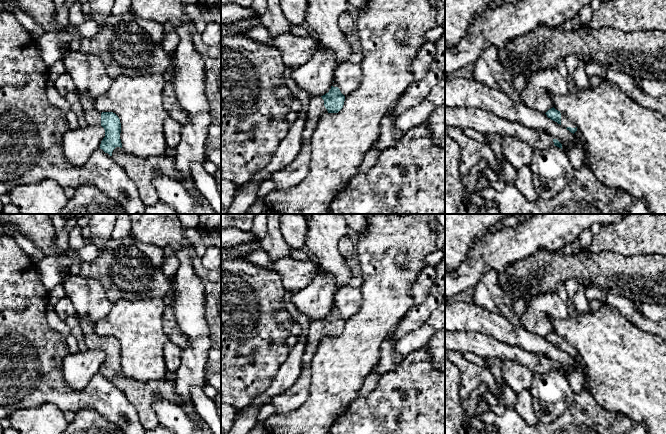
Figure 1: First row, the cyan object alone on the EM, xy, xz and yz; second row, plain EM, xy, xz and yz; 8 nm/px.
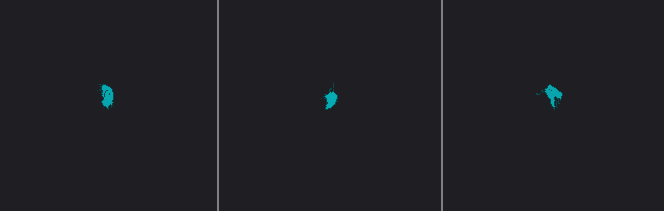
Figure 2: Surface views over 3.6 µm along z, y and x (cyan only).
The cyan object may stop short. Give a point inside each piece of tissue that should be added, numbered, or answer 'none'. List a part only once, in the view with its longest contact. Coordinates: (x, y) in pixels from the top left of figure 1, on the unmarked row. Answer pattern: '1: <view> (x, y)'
1: xy (141, 395)
2: xz (292, 398)

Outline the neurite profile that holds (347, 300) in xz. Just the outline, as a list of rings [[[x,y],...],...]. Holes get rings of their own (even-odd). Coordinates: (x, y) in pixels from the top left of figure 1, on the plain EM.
[[[347,285],[337,289],[334,293],[333,305],[344,320],[356,314],[360,310],[361,304],[361,288],[352,288]]]

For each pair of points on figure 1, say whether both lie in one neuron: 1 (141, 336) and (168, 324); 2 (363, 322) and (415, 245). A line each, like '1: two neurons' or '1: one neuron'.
1: two neurons
2: one neuron

